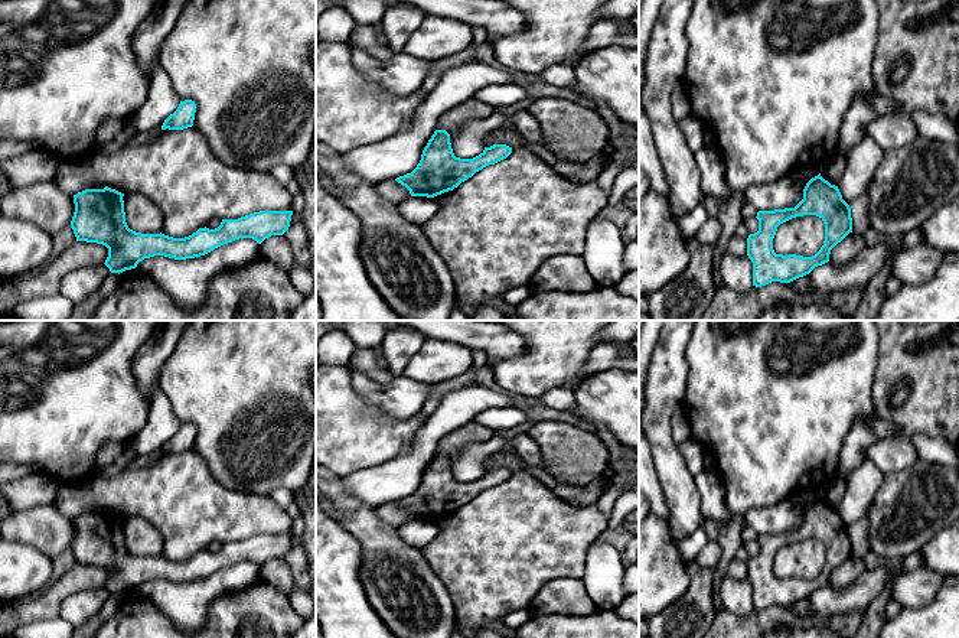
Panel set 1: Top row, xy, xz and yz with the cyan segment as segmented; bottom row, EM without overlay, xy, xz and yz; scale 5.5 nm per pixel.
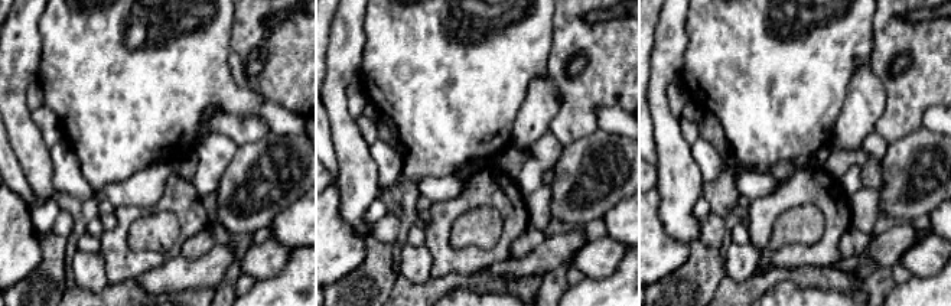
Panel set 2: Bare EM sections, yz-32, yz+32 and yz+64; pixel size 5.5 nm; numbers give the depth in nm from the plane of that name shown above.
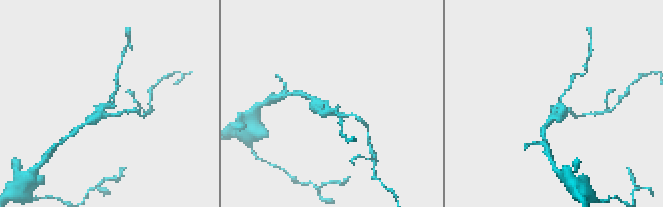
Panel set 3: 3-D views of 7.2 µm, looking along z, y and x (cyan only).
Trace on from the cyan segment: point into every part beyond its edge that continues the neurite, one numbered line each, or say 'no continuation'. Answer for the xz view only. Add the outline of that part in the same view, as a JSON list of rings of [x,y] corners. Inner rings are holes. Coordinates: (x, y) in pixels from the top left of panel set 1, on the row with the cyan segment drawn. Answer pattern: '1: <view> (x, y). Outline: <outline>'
no continuation

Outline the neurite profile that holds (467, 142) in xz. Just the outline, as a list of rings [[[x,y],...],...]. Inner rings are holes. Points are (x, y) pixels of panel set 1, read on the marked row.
[[[493,113],[486,120],[469,120],[459,130],[450,134],[451,149],[456,157],[473,159],[483,153],[483,139],[493,130],[498,130],[509,117],[502,113]]]

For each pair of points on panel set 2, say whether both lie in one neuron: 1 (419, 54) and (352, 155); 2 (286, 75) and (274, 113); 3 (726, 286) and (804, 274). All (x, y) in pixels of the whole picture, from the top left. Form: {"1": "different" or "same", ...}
{"1": "different", "2": "different", "3": "same"}

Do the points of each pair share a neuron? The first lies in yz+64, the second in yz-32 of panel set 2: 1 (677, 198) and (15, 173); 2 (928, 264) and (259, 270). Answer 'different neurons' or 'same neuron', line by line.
1: different neurons
2: same neuron

